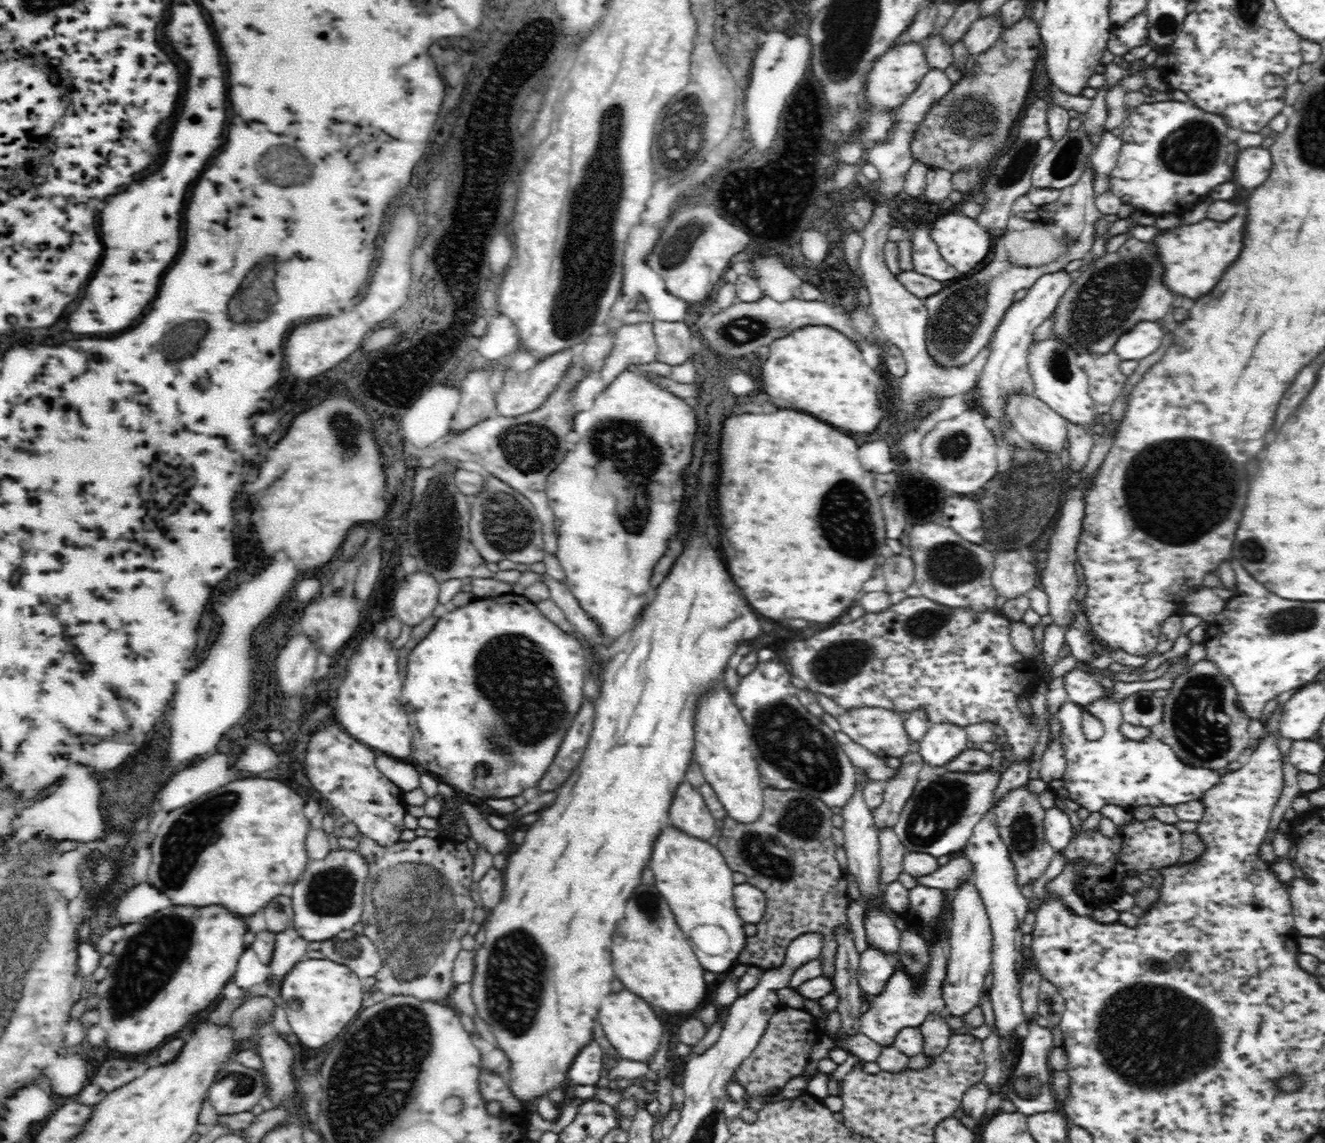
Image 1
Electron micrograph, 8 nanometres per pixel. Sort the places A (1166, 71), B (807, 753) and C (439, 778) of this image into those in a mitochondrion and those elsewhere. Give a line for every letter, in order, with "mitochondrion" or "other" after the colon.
A: other
B: mitochondrion
C: other

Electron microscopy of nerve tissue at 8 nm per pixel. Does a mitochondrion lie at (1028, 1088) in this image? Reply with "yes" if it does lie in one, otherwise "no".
yes

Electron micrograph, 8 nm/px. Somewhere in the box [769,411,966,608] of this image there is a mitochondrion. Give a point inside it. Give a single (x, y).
(843, 515)

